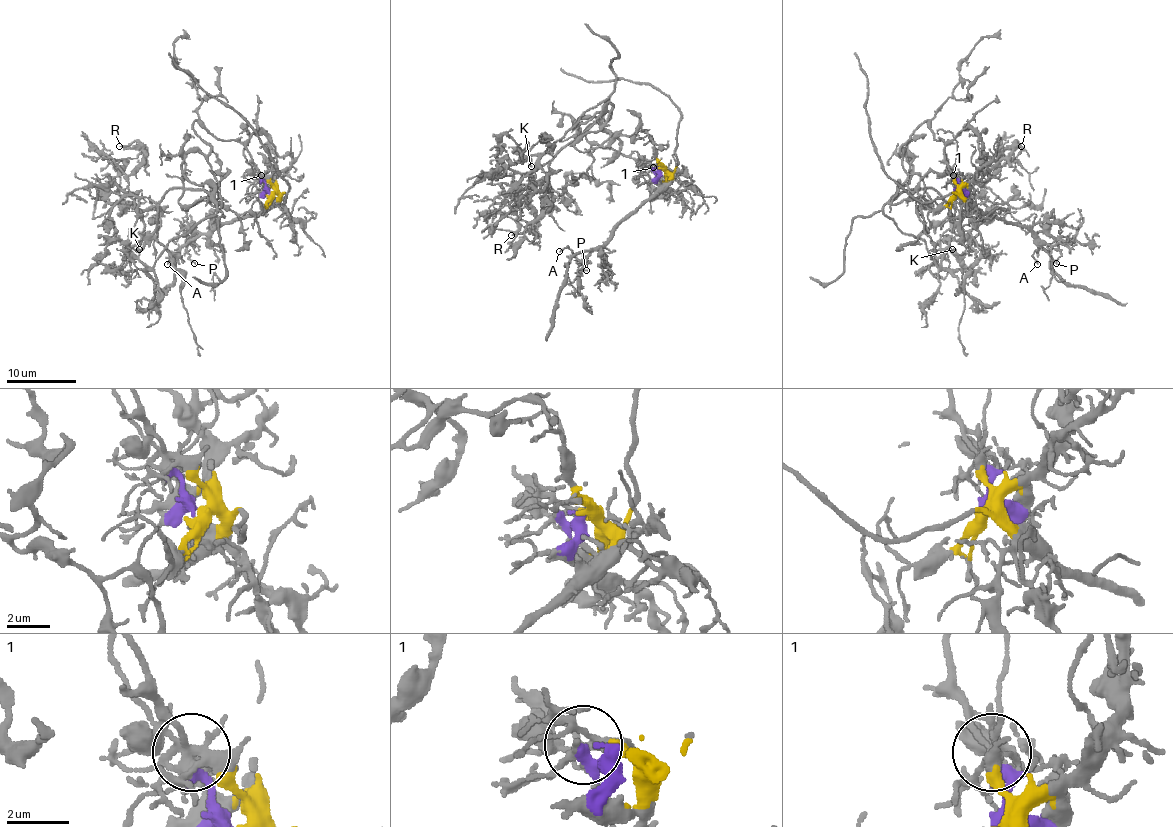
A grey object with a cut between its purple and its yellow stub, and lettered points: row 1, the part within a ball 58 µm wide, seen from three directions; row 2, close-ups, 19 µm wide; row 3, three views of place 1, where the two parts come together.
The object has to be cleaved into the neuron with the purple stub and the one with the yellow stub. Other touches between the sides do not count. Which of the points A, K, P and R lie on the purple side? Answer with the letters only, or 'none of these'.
K, R

